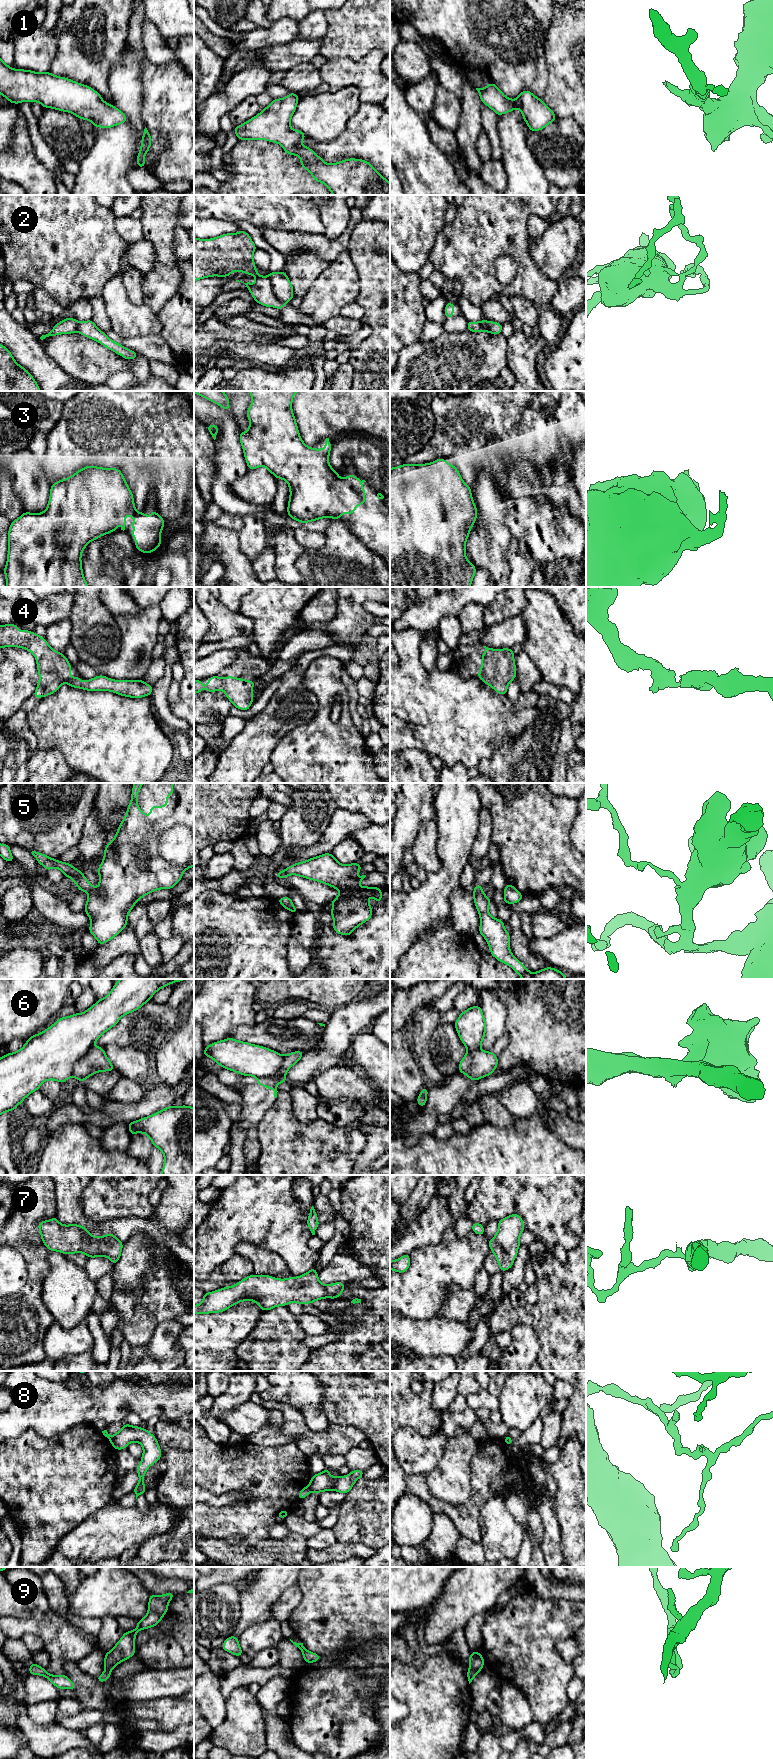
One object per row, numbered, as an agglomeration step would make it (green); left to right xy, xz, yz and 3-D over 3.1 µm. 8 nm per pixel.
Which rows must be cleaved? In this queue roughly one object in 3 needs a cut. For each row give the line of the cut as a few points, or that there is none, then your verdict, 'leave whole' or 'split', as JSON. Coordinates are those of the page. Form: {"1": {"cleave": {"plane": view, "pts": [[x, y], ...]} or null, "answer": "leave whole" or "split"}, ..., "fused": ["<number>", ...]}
{"1": {"cleave": null, "answer": "leave whole"}, "2": {"cleave": {"plane": "xz", "pts": [[268, 276], [272, 292], [284, 303]]}, "answer": "split"}, "3": {"cleave": null, "answer": "leave whole"}, "4": {"cleave": null, "answer": "leave whole"}, "5": {"cleave": {"plane": "xy", "pts": [[93, 886], [87, 892]]}, "answer": "split"}, "6": {"cleave": {"plane": "xz", "pts": [[283, 1055], [282, 1066], [274, 1075], [258, 1079]]}, "answer": "split"}, "7": {"cleave": null, "answer": "leave whole"}, "8": {"cleave": {"plane": "xy", "pts": [[113, 1436], [111, 1443]]}, "answer": "split"}, "9": {"cleave": {"plane": "yz", "pts": [[469, 1668], [476, 1673]]}, "answer": "split"}, "fused": ["2", "5", "6", "8", "9"]}

